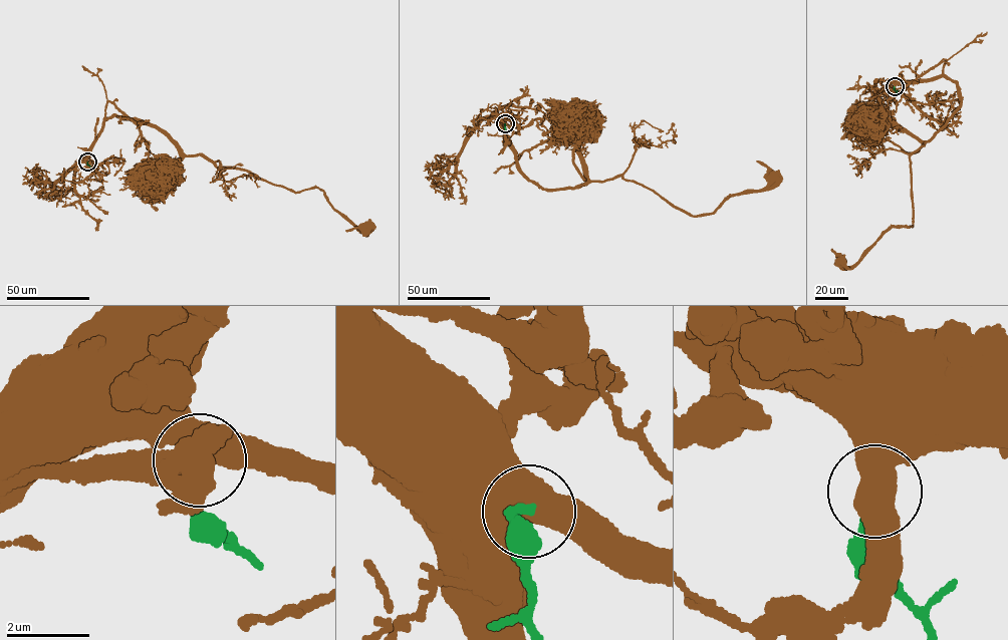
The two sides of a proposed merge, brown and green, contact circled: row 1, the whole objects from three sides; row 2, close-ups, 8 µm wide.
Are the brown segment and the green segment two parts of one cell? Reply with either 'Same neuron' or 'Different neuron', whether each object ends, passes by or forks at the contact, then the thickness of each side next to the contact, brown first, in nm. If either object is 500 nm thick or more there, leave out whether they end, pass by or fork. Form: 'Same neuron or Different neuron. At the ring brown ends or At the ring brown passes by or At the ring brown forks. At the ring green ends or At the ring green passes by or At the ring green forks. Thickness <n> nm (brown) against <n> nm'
Same neuron. Thickness 550 nm (brown) against 180 nm

